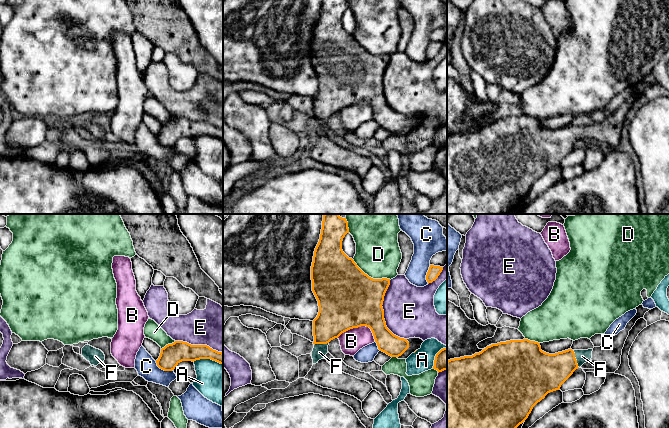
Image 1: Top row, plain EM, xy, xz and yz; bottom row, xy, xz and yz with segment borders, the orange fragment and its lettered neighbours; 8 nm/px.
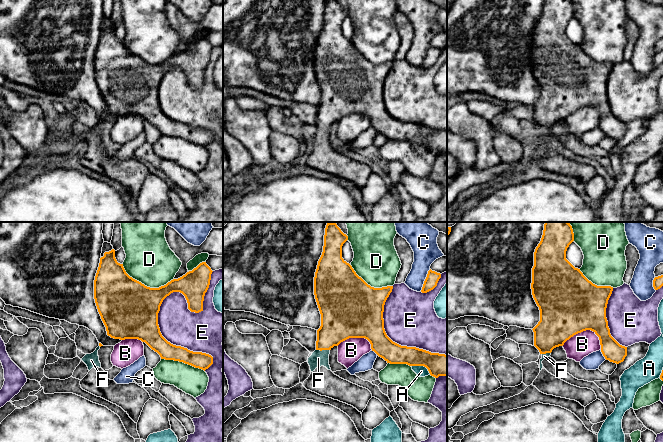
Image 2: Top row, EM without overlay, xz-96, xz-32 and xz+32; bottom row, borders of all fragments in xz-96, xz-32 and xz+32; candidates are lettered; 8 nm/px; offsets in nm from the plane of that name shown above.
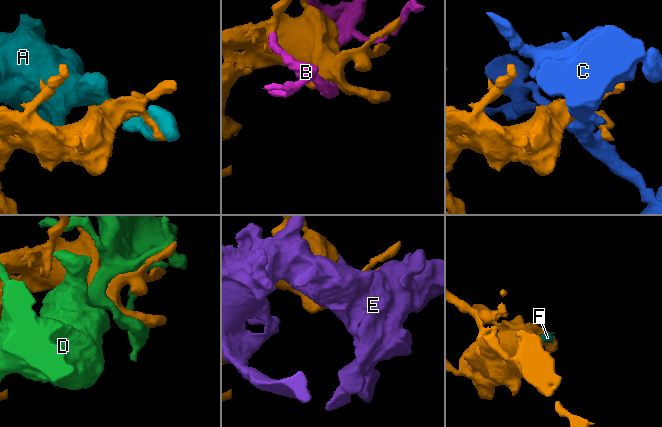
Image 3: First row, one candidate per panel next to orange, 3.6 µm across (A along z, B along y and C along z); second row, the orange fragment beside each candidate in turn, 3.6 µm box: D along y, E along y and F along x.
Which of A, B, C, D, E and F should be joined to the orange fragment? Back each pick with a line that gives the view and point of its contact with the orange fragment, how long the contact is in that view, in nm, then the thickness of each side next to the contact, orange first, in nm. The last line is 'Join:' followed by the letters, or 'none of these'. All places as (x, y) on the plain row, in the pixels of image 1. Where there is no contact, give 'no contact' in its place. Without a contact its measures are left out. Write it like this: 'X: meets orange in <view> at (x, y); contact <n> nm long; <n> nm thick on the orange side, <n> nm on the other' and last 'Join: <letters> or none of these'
F: meets orange in yz at (575, 135); contact 160 nm long; 300 nm thick on the orange side, 110 nm on the other
Join: F

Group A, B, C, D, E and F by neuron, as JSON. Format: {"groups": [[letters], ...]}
{"groups": [["A"], ["B"], ["C"], ["D"], ["E"], ["F"]]}

